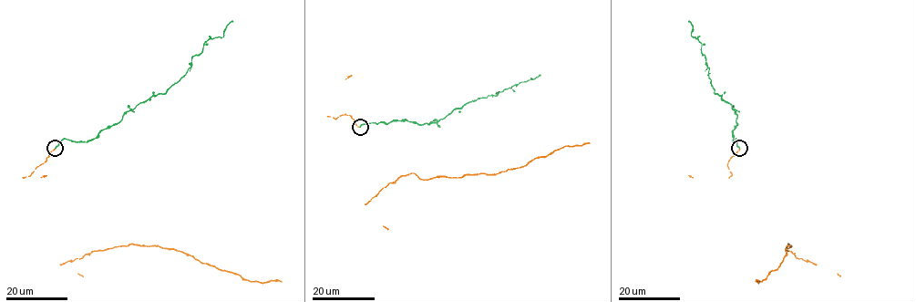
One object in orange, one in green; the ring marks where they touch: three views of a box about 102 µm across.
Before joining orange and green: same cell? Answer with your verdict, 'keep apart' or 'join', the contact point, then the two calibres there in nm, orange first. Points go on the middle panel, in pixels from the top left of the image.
join; at (360, 127); 240 nm thick on the orange side, 260 nm on the other

